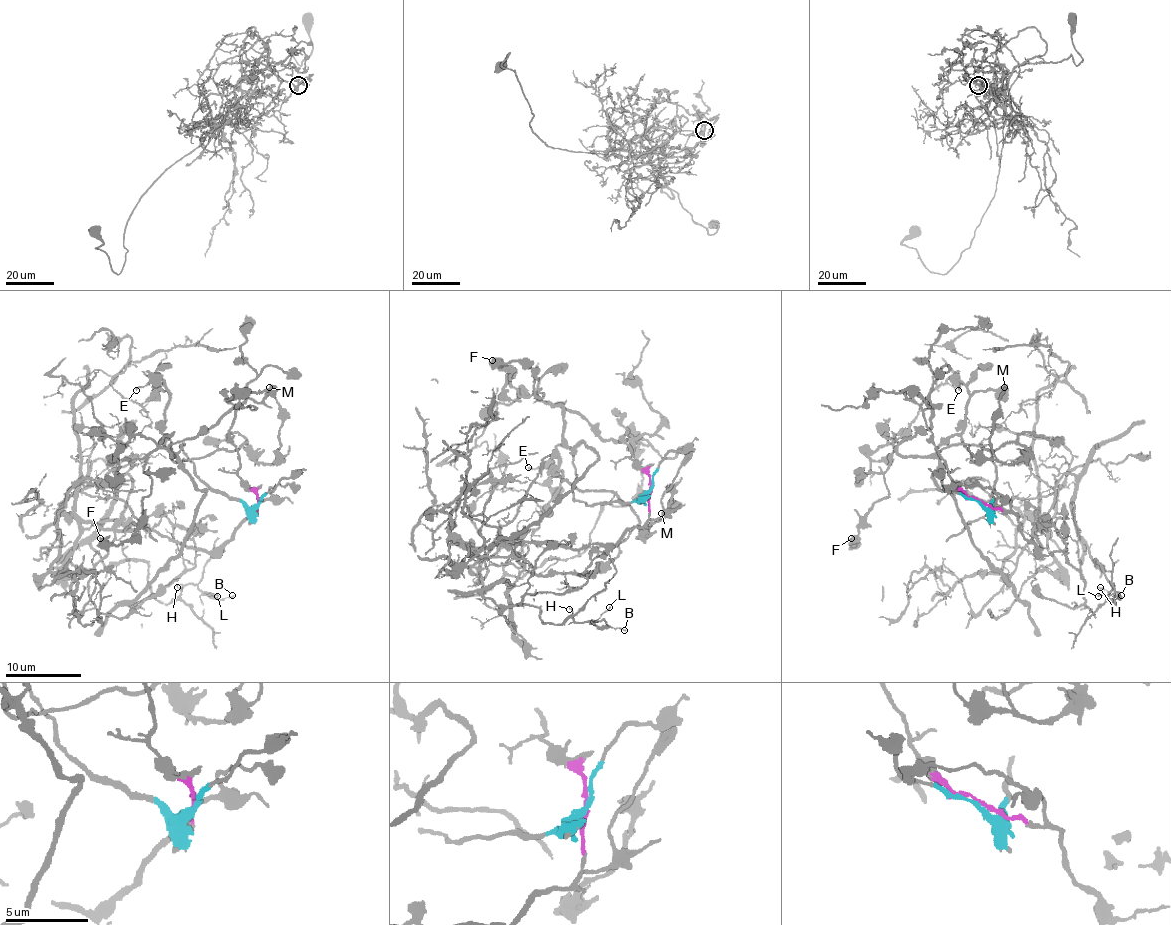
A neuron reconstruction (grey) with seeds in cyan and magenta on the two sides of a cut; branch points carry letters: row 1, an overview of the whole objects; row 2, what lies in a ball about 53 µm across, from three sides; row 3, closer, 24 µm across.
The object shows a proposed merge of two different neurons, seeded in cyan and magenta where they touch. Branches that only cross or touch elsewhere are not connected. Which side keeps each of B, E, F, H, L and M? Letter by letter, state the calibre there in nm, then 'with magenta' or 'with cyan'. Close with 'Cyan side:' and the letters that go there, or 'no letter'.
B: 140 nm | with magenta
E: 170 nm | with cyan
F: 380 nm | with cyan
H: 100 nm | with magenta
L: 120 nm | with magenta
M: 150 nm | with cyan
Cyan side: E, F, M

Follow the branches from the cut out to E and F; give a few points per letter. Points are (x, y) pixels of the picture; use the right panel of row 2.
E: (979, 503), (988, 507), (994, 494), (990, 448), (937, 452), (964, 421), (969, 391), (960, 381), (958, 391)
F: (979, 503), (994, 494), (988, 446), (895, 448), (887, 495), (851, 537)

